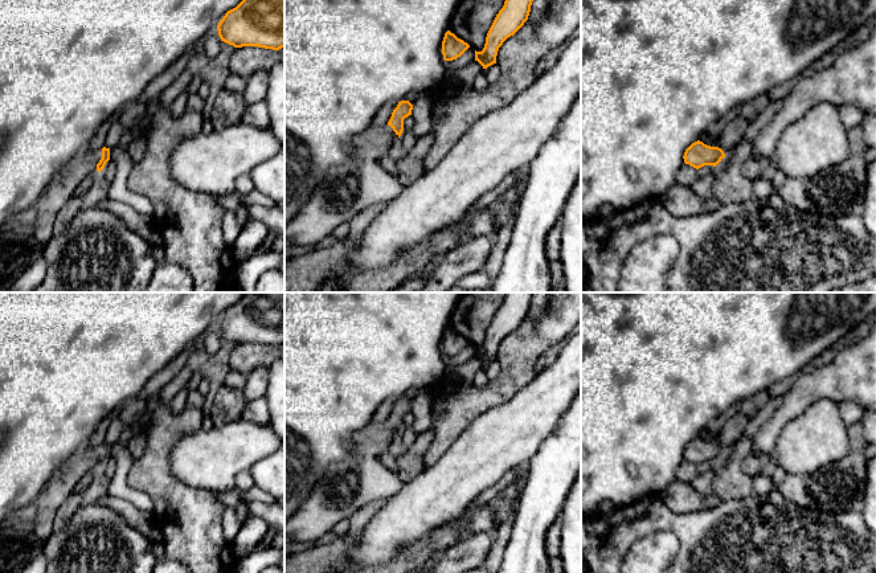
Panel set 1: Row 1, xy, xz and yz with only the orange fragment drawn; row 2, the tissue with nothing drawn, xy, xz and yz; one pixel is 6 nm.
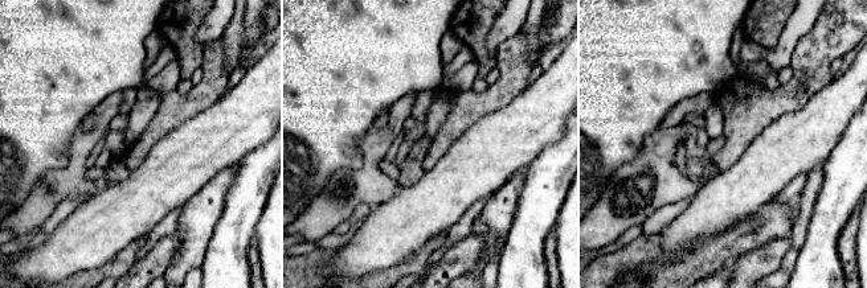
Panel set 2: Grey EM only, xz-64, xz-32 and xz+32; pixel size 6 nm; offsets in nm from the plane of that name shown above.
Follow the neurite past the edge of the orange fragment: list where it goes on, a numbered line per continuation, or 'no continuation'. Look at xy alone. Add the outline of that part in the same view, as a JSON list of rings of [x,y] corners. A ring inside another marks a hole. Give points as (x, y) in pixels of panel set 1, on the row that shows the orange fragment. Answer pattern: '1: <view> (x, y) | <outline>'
1: xy (61, 188) | [[[82,148],[57,176],[50,181],[48,189],[40,196],[36,210],[36,221],[28,232],[36,238],[40,247],[45,247],[53,236],[53,225],[58,212],[71,200],[81,181],[90,173],[99,173],[97,164],[102,159],[102,148]]]

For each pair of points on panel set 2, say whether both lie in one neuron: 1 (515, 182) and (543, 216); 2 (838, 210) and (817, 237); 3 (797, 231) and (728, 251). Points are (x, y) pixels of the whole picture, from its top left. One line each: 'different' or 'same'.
1: different
2: same
3: different

